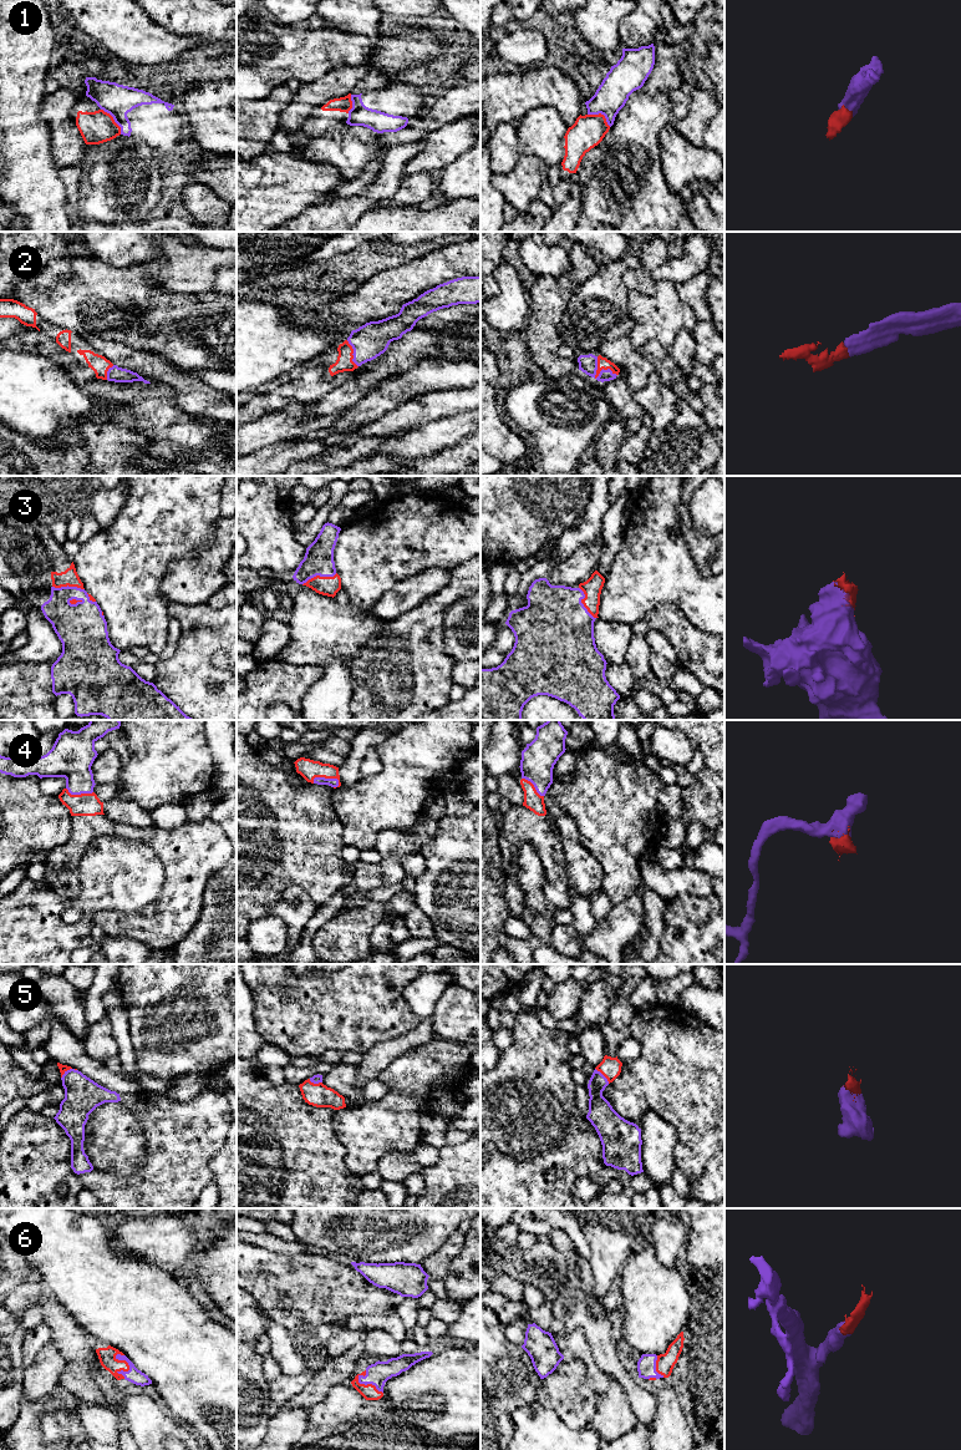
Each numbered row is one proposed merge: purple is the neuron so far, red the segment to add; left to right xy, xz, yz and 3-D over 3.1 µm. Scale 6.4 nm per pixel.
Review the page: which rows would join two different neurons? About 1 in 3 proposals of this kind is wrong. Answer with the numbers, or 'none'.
1

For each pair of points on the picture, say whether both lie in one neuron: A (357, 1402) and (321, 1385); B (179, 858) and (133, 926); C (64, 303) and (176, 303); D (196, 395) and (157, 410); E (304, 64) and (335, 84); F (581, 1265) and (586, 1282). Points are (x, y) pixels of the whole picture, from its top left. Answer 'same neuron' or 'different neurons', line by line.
A: different neurons
B: same neuron
C: same neuron
D: different neurons
E: different neurons
F: same neuron

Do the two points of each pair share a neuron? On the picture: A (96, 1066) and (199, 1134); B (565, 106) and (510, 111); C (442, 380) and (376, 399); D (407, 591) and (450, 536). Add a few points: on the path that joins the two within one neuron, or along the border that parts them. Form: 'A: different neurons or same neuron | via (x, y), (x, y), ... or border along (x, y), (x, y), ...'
A: different neurons | border along (142, 1090), (131, 1095)
B: same neuron | via (552, 99), (524, 99)
C: same neuron | via (426, 380), (418, 380), (392, 393)
D: different neurons | border along (451, 568), (425, 567), (398, 582)

